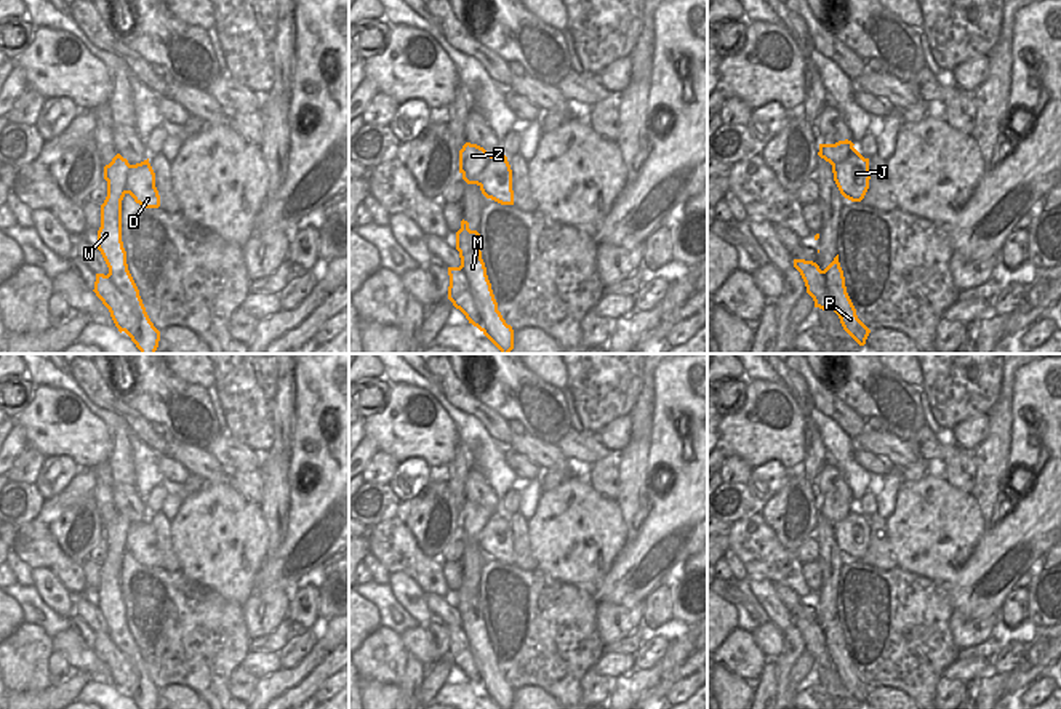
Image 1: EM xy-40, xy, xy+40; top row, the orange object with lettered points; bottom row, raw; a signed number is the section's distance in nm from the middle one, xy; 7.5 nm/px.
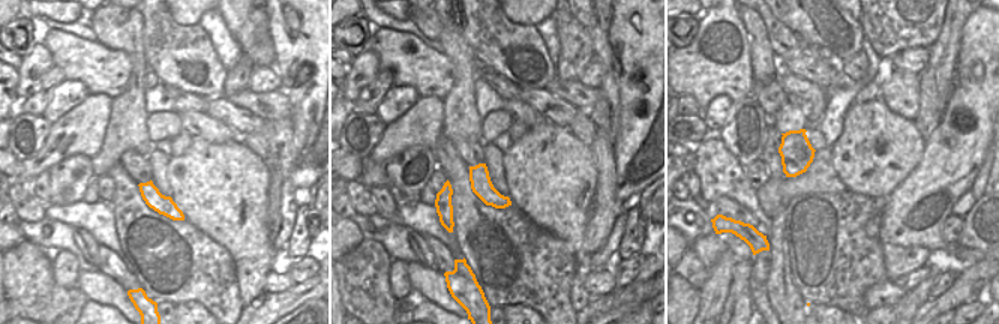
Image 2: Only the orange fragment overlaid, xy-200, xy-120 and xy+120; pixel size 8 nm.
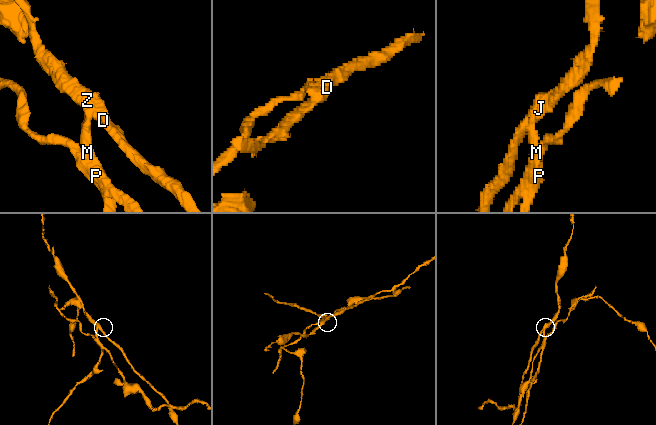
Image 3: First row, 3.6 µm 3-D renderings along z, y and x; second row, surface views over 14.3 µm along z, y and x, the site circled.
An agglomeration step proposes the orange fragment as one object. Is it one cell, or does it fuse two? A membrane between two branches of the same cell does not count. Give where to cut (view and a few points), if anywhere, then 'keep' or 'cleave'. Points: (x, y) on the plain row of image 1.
cut in xy along (492, 514), (480, 533), (479, 543); cleave

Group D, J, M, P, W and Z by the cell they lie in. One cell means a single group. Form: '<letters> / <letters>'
D J / M P W Z

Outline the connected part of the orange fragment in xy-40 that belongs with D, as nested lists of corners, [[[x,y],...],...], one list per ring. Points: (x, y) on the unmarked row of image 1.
[[[149,517],[130,525],[126,552],[130,552],[134,560],[144,567],[160,565],[160,554],[155,546],[155,531],[149,522]]]

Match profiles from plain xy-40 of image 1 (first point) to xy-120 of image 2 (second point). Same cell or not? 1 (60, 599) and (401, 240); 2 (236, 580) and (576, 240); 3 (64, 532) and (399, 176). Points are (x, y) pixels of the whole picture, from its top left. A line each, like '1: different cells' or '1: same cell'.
1: different cells
2: same cell
3: same cell

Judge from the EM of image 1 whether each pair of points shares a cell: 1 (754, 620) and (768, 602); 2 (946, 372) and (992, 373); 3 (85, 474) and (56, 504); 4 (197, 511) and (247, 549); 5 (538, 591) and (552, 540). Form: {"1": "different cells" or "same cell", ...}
{"1": "different cells", "2": "same cell", "3": "same cell", "4": "same cell", "5": "different cells"}

